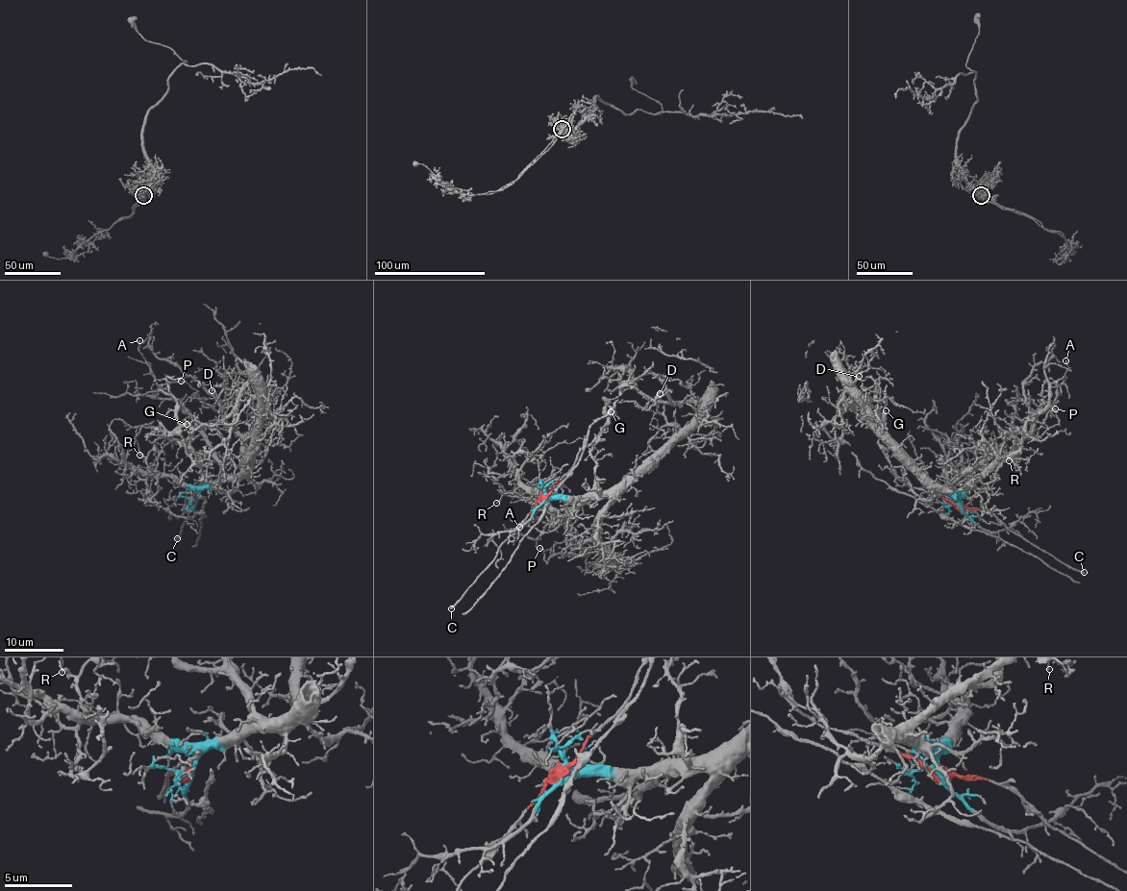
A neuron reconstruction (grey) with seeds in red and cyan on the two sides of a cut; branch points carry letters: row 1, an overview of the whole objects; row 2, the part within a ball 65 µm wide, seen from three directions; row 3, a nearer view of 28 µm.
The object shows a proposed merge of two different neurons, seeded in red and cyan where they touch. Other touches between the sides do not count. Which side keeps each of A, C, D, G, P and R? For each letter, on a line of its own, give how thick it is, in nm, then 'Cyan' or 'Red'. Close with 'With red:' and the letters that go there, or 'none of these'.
A: Thickness 90 nm. Cyan
C: Thickness 200 nm. Red
D: Thickness 140 nm. Cyan
G: Thickness 240 nm. Red
P: Thickness 150 nm. Cyan
R: Thickness 120 nm. Cyan
With red: C, G

